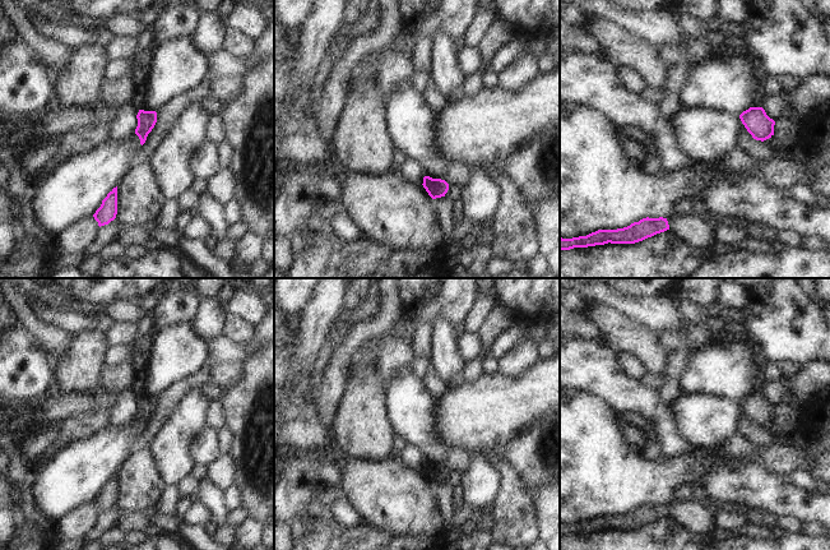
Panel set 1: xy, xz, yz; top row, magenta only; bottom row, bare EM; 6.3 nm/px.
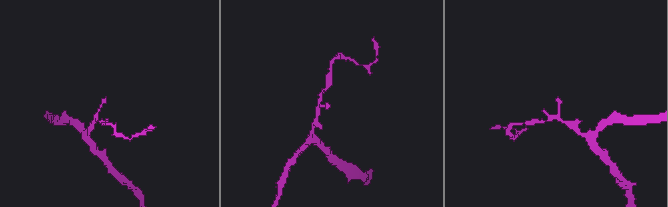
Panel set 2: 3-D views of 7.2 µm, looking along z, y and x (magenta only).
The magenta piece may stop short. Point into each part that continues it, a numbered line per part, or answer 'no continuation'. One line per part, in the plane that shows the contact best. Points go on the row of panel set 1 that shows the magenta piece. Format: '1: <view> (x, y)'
no continuation

